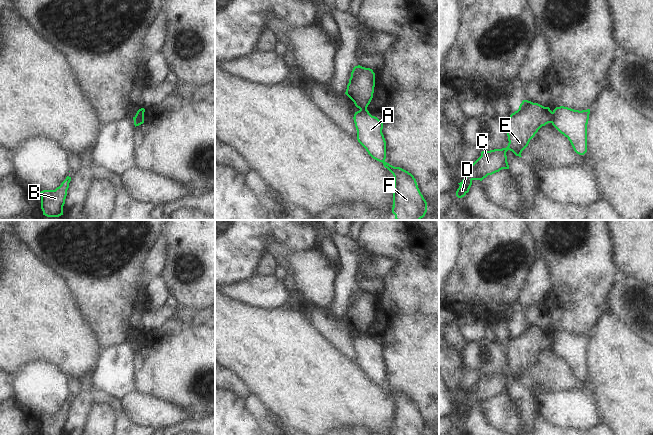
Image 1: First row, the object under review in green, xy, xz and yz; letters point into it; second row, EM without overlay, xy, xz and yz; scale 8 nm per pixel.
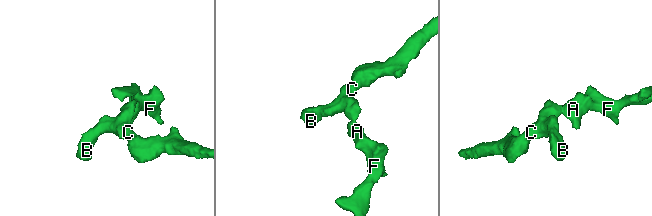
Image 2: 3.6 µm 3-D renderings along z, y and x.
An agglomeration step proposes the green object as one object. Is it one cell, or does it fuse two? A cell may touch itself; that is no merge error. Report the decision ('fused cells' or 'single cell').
fused cells

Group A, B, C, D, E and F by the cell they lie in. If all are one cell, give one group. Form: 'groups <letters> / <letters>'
groups A F / B C D E

